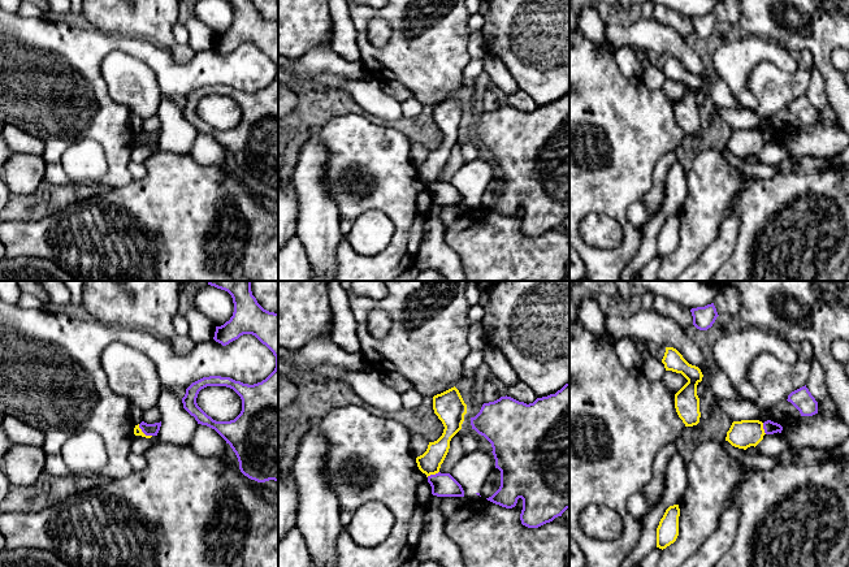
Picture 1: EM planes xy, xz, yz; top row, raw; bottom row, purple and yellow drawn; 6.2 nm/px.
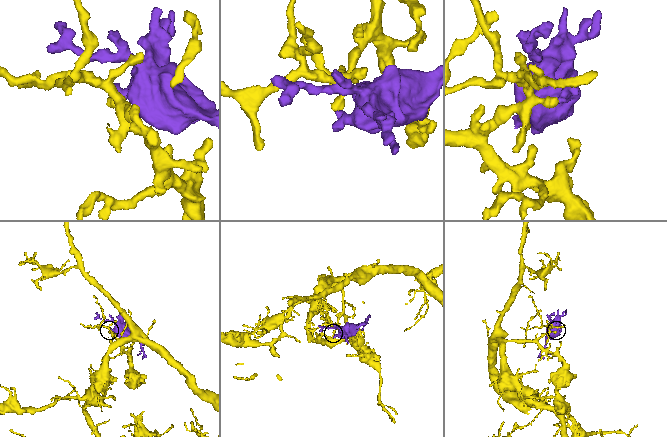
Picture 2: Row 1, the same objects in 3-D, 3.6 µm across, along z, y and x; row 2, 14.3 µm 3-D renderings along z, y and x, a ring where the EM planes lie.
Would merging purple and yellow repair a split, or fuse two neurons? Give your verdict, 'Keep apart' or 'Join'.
Keep apart

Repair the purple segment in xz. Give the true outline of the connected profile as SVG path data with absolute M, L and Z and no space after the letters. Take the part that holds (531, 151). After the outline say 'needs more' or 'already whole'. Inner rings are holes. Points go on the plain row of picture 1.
M569 90L555 103L537 107L533 112L519 111L511 105L484 112L480 121L471 126L472 138L484 144L493 156L495 177L501 179L501 195L488 209L506 217L523 208L521 233L538 237L569 217Z | already whole

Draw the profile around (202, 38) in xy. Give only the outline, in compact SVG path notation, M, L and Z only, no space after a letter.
M190 18L186 22L186 29L190 34L189 46L195 52L202 52L215 46L216 34L202 21Z

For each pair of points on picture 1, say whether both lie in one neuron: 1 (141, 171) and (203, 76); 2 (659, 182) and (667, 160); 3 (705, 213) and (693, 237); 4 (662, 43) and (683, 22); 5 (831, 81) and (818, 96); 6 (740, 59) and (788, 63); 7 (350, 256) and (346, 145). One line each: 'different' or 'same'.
1: different
2: same
3: same
4: different
5: different
6: same
7: same

